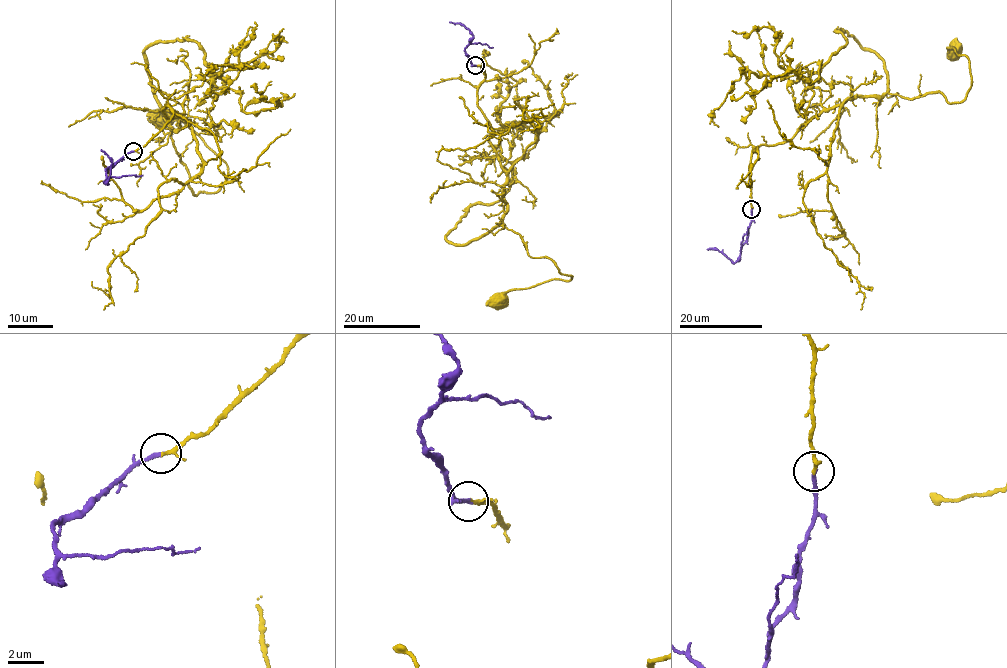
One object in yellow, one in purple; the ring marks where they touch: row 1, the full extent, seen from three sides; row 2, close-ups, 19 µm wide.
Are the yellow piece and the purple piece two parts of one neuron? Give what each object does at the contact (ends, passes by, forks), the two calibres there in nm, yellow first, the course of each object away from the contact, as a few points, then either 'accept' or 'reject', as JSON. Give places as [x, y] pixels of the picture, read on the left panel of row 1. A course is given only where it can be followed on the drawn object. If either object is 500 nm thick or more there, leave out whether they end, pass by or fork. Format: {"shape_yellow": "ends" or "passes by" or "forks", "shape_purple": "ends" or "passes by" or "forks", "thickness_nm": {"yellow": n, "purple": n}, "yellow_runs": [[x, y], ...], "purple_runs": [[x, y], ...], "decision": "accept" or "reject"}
{"shape_yellow": "passes by", "shape_purple": "ends", "thickness_nm": {"yellow": 150, "purple": 220}, "yellow_runs": [[132, 150], [167, 106], [188, 120], [170, 128], [190, 188], [218, 190], [225, 162], [161, 117]], "purple_runs": [[132, 150], [106, 169], [108, 184], [111, 164], [101, 149]], "decision": "accept"}

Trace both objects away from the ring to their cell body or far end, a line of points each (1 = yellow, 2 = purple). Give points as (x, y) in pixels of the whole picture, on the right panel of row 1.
1: (751, 209), (751, 151), (858, 95), (959, 102), (968, 58), (952, 52)
2: (751, 209), (752, 216), (740, 258), (729, 259), (718, 250), (707, 248)

